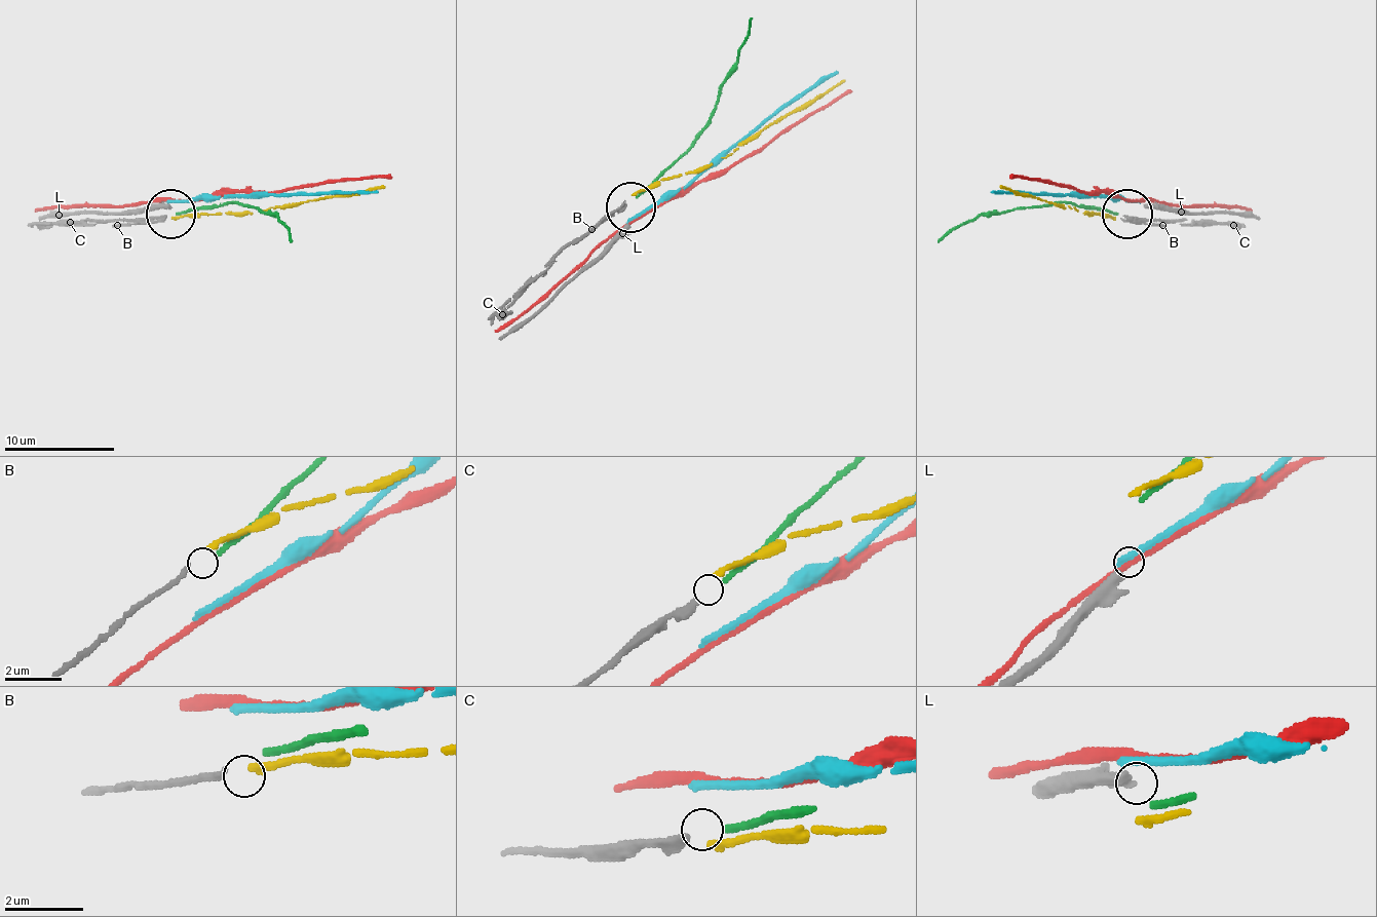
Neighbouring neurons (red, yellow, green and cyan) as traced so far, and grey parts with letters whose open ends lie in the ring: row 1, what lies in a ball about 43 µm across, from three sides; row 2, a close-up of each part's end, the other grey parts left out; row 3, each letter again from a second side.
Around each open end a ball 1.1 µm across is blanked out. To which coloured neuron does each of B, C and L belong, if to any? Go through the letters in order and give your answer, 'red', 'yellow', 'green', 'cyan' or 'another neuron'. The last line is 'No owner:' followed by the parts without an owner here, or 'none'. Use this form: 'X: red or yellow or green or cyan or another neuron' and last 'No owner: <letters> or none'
B: yellow
C: green
L: another neuron
No owner: L

